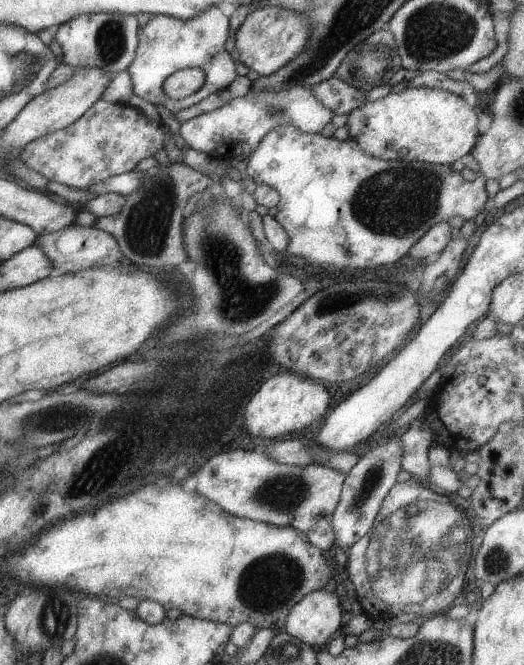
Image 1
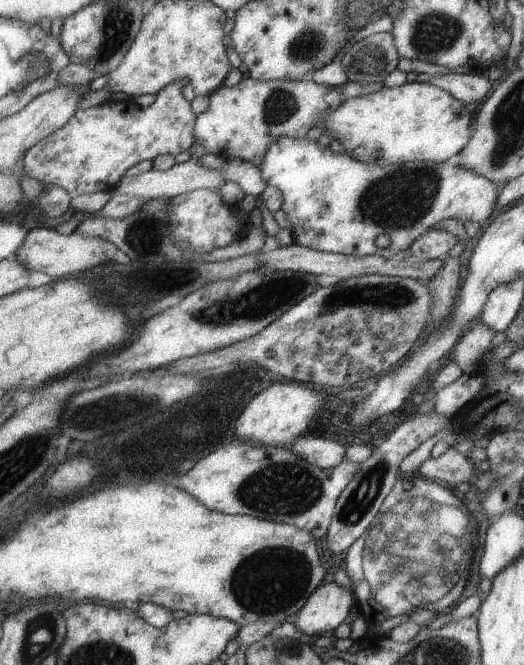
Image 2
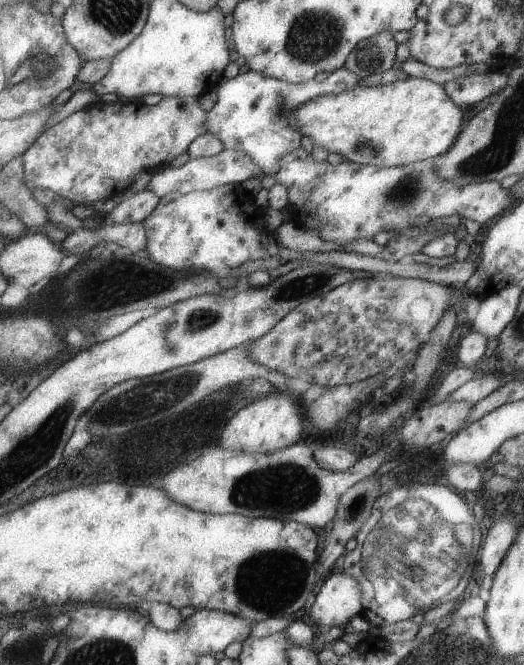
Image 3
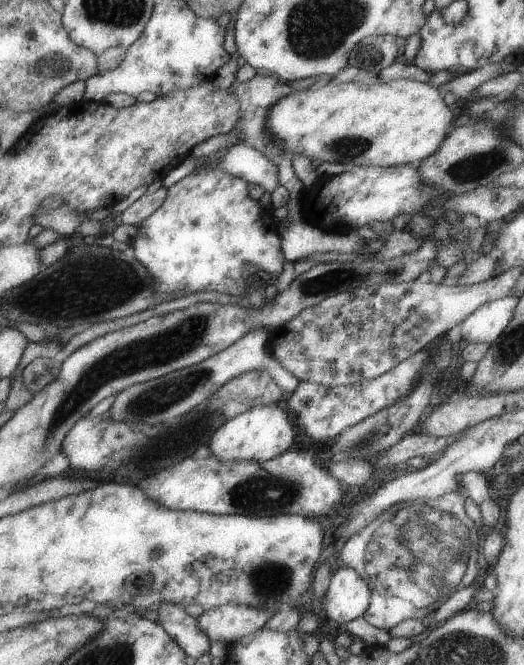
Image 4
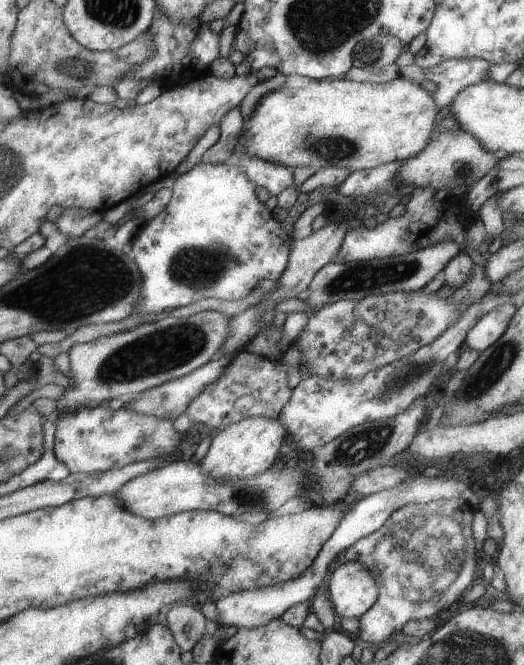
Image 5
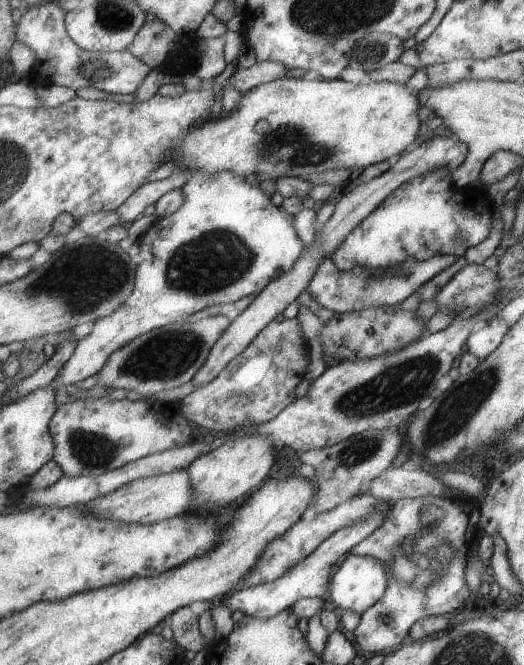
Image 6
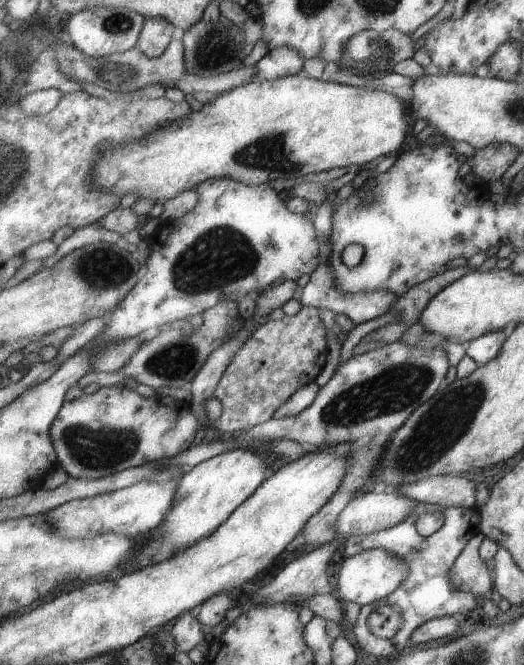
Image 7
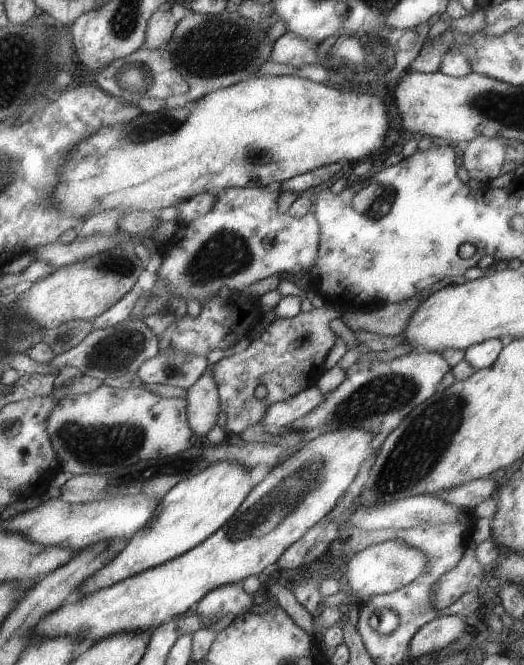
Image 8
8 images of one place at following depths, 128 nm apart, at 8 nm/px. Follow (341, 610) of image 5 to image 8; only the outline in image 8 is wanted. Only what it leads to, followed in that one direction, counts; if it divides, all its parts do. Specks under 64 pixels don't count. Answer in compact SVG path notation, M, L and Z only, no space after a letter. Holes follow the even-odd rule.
M386 541L367 546L351 556L347 564L347 584L349 590L363 602L374 595L393 593L399 588L410 585L424 570L427 560L424 555L400 541Z

